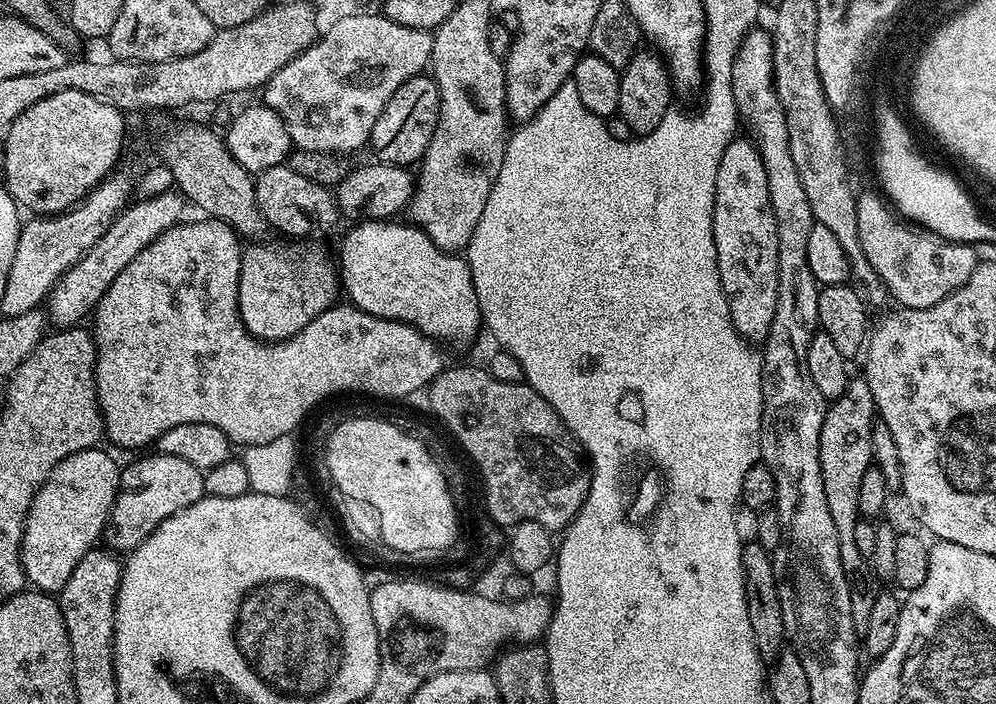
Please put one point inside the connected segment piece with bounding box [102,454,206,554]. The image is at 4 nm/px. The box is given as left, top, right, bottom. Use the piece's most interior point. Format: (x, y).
(152, 489)

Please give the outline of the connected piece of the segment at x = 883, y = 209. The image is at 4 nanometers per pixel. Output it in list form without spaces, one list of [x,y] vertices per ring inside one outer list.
[[[879,191],[863,192],[856,197],[856,217],[858,218],[858,242],[862,242],[862,250],[874,272],[878,274],[884,291],[892,296],[901,308],[925,308],[942,302],[954,290],[961,288],[974,274],[978,257],[977,249],[971,244],[955,244],[953,240],[944,240],[940,236],[925,234],[917,225],[907,221],[899,212],[890,207],[889,201]]]

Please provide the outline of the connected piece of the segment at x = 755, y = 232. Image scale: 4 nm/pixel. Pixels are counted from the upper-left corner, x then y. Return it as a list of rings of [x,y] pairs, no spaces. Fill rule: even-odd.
[[[733,138],[726,146],[716,171],[716,197],[712,215],[714,250],[722,290],[728,295],[728,313],[739,336],[749,342],[768,339],[770,322],[774,322],[778,302],[778,222],[770,202],[766,166],[751,139]]]

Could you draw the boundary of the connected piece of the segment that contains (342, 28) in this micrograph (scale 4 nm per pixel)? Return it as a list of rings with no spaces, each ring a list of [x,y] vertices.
[[[382,14],[370,15],[341,15],[341,20],[334,21],[328,29],[325,27],[322,35],[311,46],[298,53],[292,61],[286,62],[263,86],[263,103],[284,119],[286,130],[296,148],[349,154],[358,151],[363,144],[365,147],[372,139],[378,114],[382,114],[394,90],[429,67],[432,59],[431,31],[398,26],[398,22],[390,22]]]

